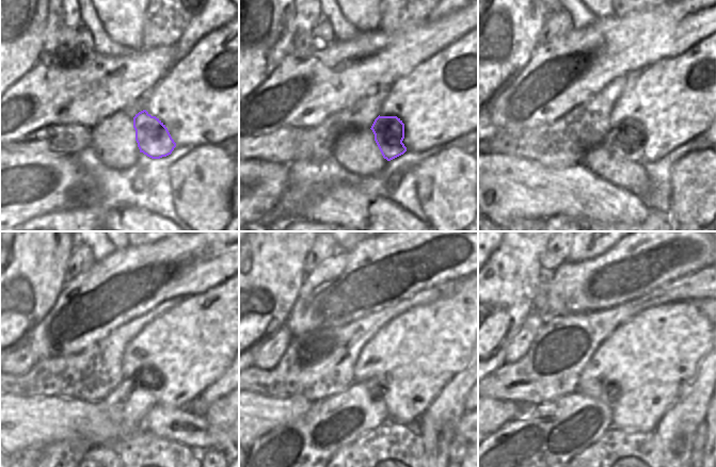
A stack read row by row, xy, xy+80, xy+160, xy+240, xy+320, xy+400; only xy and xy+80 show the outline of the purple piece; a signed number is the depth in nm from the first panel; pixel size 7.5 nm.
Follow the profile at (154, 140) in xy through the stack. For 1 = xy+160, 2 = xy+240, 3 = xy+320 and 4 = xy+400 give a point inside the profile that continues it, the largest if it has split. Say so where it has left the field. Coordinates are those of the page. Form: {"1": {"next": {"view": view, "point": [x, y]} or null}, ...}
{"1": {"next": {"view": "xy+160", "point": [623, 144]}}, "2": {"next": {"view": "xy+240", "point": [128, 405]}}, "3": {"next": {"view": "xy+320", "point": [302, 448]}}, "4": {"next": {"view": "xy+400", "point": [534, 448]}}}

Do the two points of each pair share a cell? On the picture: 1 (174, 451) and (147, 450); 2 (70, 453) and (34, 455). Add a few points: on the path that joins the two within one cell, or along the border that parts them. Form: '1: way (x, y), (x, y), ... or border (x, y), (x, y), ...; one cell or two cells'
1: way (168, 451), (154, 451); one cell
2: way (62, 455), (43, 455); one cell

